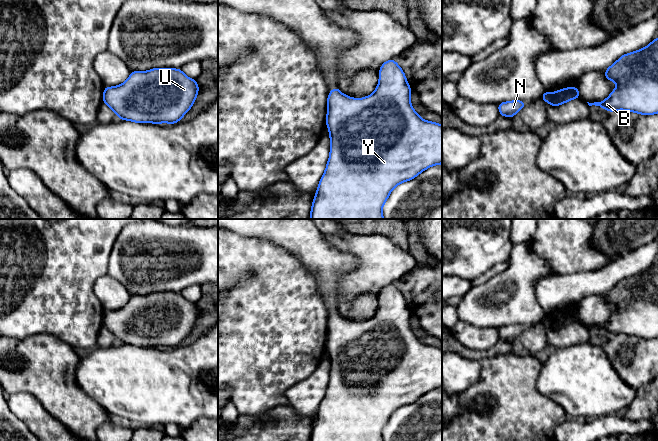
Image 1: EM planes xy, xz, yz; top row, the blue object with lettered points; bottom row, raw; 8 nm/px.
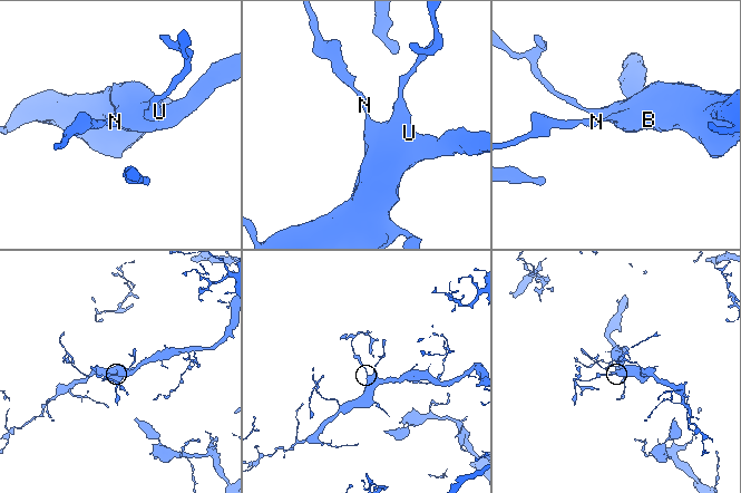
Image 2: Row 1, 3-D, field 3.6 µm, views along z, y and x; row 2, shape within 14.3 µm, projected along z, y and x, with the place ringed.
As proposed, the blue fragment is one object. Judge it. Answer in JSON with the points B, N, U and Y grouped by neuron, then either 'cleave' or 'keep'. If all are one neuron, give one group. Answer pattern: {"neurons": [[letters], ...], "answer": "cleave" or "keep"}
{"neurons": [["B", "N", "U", "Y"]], "answer": "keep"}

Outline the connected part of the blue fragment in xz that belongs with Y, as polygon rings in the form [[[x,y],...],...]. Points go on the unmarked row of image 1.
[[[390,283],[381,289],[379,294],[379,307],[371,319],[361,323],[351,322],[341,317],[338,311],[335,311],[329,316],[327,322],[326,349],[329,353],[329,361],[331,364],[330,380],[312,427],[310,441],[383,441],[383,429],[396,410],[414,403],[429,391],[442,388],[442,349],[422,343],[411,329],[410,318],[411,312],[406,300],[394,283]]]

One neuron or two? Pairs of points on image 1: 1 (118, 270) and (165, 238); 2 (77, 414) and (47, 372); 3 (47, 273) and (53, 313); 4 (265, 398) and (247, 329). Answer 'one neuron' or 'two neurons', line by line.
1: one neuron
2: one neuron
3: one neuron
4: one neuron

